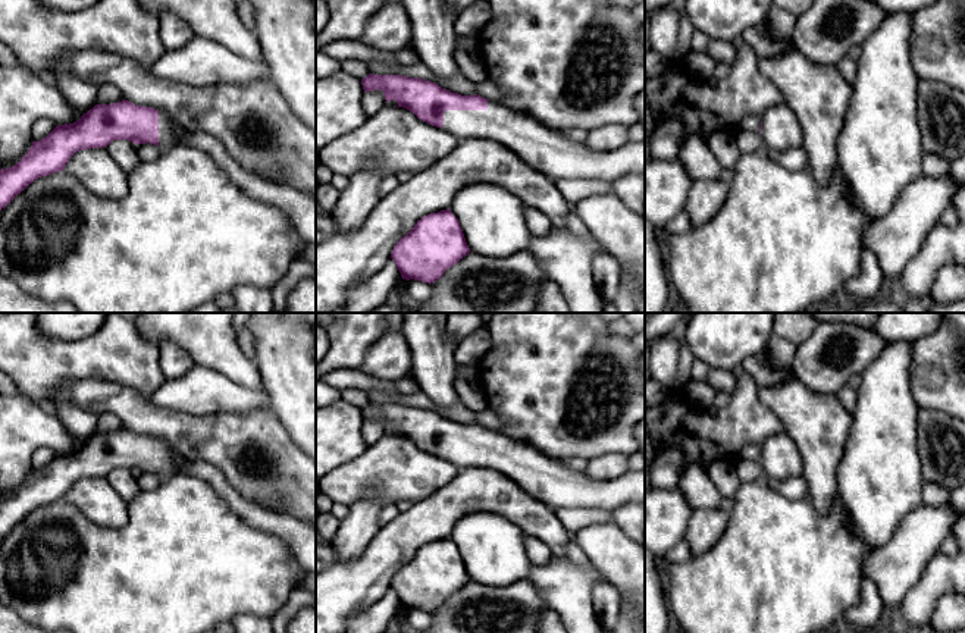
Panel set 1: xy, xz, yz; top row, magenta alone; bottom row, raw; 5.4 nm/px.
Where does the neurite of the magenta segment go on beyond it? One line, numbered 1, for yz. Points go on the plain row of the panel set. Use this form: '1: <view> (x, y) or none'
1: none

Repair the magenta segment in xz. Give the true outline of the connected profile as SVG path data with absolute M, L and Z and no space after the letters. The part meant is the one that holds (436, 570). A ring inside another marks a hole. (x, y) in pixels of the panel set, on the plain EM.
M449 538L423 545L391 582L401 607L433 612L470 582Z

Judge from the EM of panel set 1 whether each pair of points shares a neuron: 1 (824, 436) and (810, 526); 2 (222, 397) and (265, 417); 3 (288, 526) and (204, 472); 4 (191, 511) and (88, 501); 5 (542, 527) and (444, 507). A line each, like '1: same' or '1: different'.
1: different
2: different
3: same
4: different
5: same

